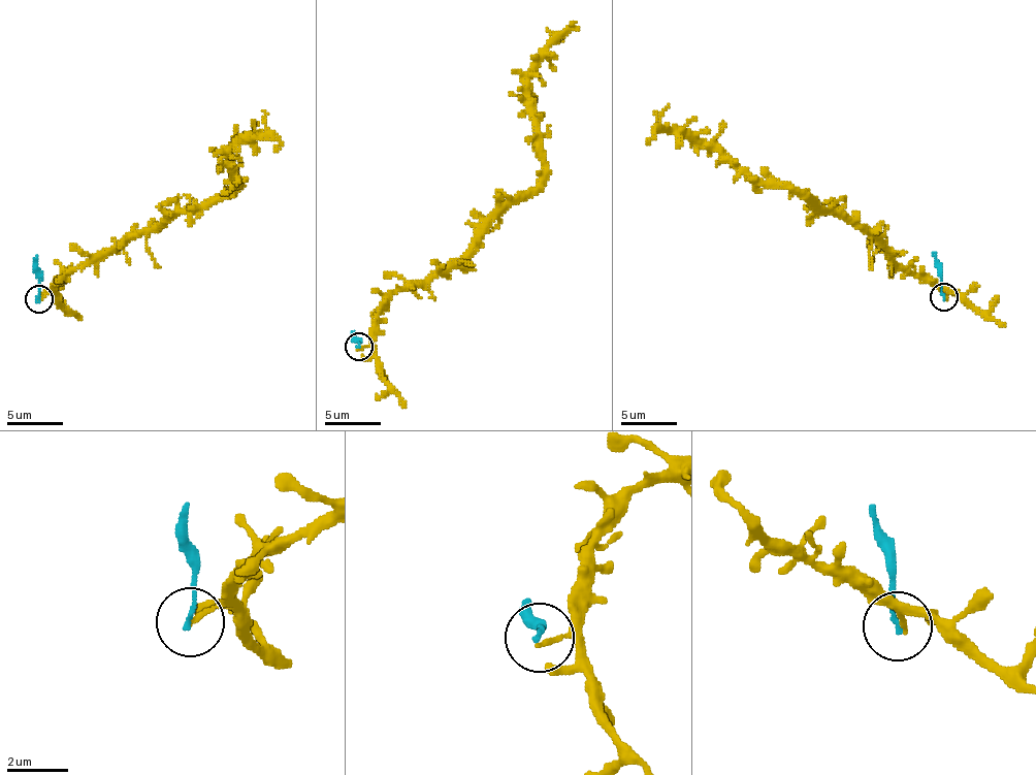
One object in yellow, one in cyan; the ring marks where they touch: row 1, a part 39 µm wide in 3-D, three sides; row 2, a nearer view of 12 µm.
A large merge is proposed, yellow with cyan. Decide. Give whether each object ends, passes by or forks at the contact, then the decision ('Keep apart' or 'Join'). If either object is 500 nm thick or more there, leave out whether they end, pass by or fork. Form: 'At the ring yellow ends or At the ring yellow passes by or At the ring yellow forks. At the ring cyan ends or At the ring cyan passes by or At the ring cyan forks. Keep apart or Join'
At the ring yellow ends. At the ring cyan ends. Keep apart

